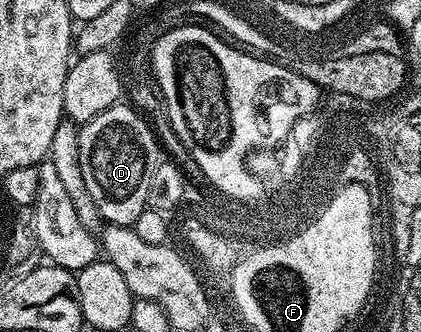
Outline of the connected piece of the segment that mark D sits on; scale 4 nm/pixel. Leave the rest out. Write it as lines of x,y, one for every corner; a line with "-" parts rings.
127,103
110,105
108,109
101,111
101,115
97,115
79,129
81,175
85,175
85,187
89,187
89,195
93,195
93,203
97,203
99,216
104,222
134,226
137,215
141,215
141,211
148,208
146,196
153,171
161,162
159,153
161,155
161,145
151,126

